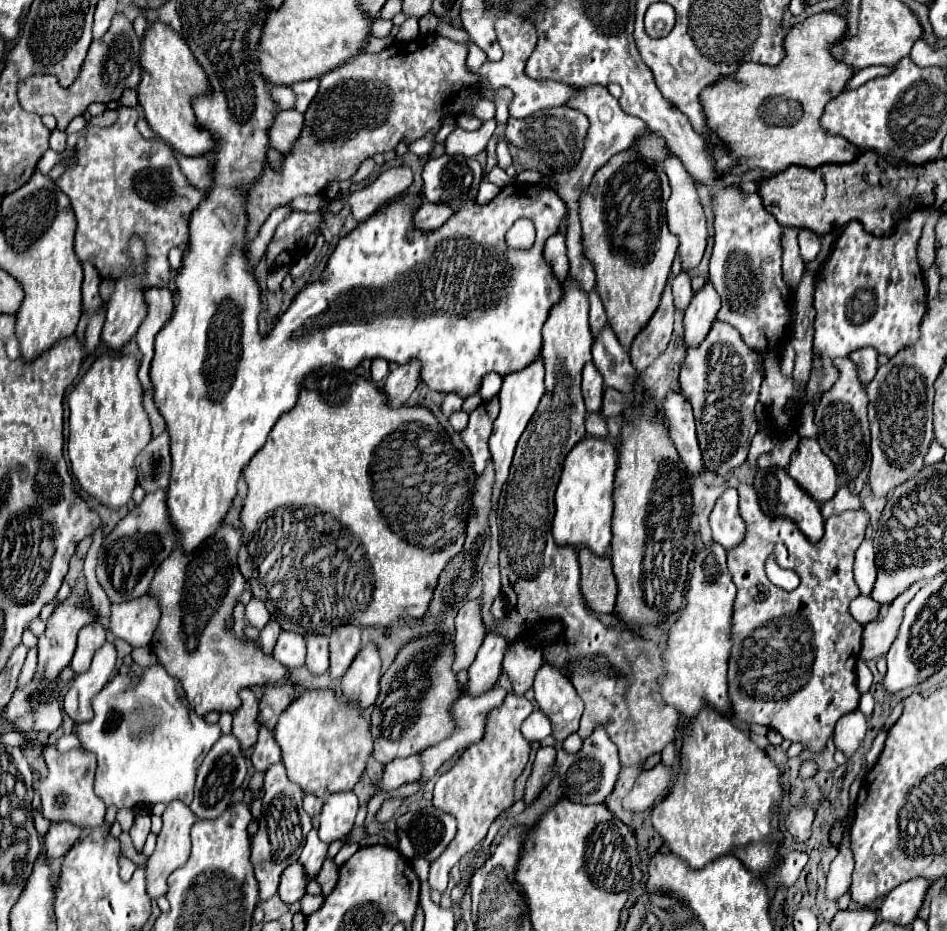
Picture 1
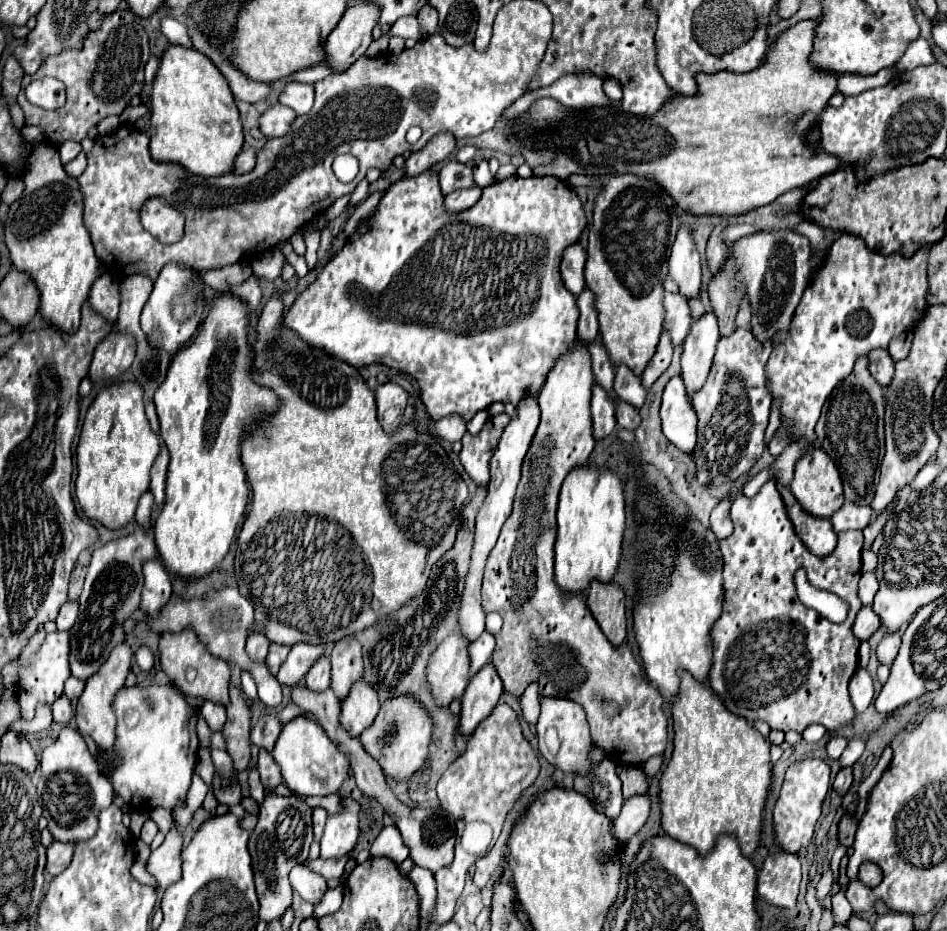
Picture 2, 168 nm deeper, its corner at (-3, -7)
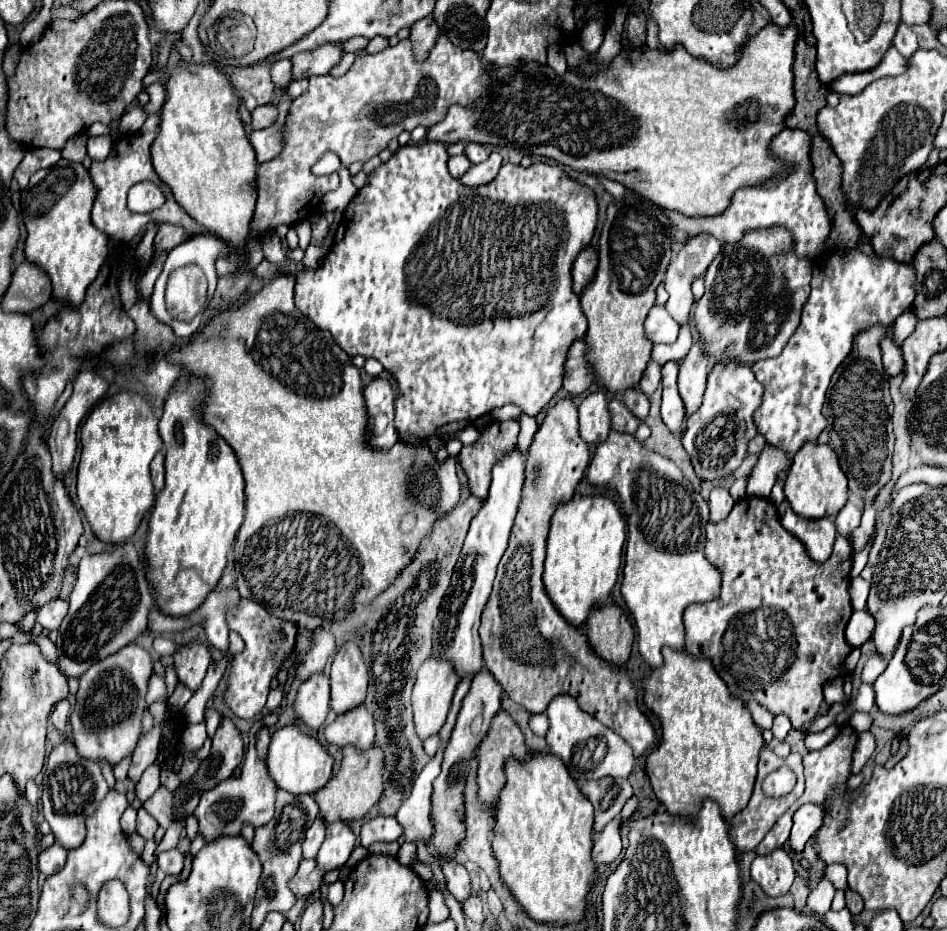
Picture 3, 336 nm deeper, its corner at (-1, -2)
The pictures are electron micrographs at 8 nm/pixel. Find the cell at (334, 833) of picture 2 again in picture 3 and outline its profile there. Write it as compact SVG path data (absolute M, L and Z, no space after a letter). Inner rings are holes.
M345 821L331 823L327 827L327 837L317 855L317 869L329 873L333 869L345 867L351 851L355 849L355 835Z

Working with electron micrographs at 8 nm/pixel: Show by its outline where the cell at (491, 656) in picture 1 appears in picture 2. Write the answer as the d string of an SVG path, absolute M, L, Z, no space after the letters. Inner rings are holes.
M485 664L469 682L465 688L465 694L461 698L461 718L459 718L459 730L463 730L463 736L471 736L477 724L491 714L491 710L497 706L499 698L503 694L503 682L495 670L495 666Z

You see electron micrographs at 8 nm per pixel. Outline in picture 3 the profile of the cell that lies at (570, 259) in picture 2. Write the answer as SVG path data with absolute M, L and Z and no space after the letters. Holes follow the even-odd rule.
M587 247L581 251L581 255L573 263L573 291L579 295L583 289L591 283L593 273L597 271L599 265L599 255L595 249Z

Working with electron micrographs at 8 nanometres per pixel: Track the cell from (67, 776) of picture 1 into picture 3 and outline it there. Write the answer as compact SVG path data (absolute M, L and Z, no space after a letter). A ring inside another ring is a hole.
M71 741L61 743L51 751L43 771L41 803L43 803L43 815L49 821L55 839L65 849L77 849L77 845L81 845L81 841L85 839L85 817L95 813L99 801L105 797L107 791L109 787L101 775L99 763L79 757Z

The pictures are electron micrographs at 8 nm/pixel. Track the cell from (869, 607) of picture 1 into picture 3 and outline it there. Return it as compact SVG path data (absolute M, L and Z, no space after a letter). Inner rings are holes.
M867 609L853 611L853 615L847 623L847 629L845 629L845 637L847 637L849 645L851 647L861 647L865 641L869 641L871 633L873 633L873 627L875 627L875 621L873 621L873 617L869 617Z

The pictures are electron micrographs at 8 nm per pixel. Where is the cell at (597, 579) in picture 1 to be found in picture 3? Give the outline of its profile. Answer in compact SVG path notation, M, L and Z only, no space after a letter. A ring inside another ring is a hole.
M617 605L595 609L585 625L589 649L611 665L625 665L631 657L633 629Z

